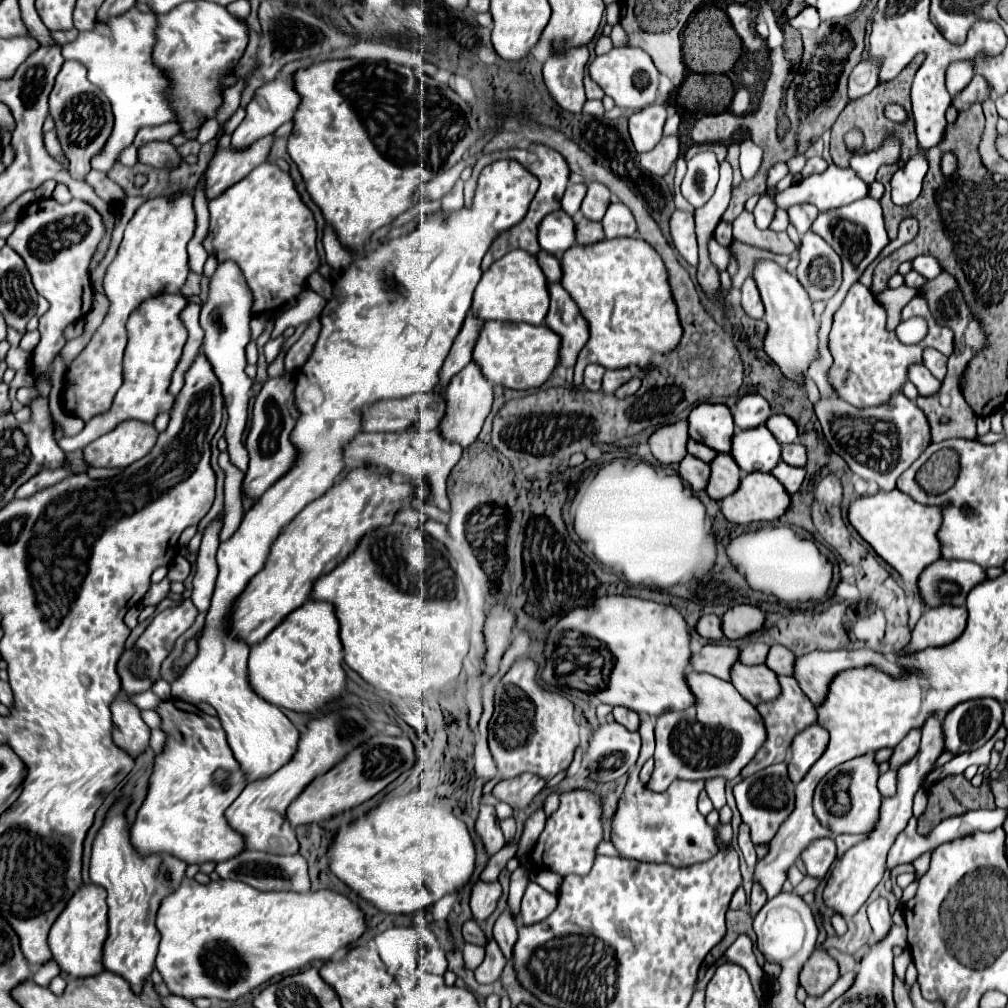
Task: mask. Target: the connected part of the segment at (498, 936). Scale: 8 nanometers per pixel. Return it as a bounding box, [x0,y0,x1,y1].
[493,910,517,960]

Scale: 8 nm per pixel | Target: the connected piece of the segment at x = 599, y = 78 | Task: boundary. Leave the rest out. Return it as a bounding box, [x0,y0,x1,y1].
[589,46,659,110]

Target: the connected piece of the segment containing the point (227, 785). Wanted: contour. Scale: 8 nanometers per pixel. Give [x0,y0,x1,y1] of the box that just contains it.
[129,700,245,864]

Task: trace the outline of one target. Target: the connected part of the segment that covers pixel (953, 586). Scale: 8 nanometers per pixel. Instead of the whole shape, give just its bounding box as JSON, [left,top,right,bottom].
[917,558,985,608]

